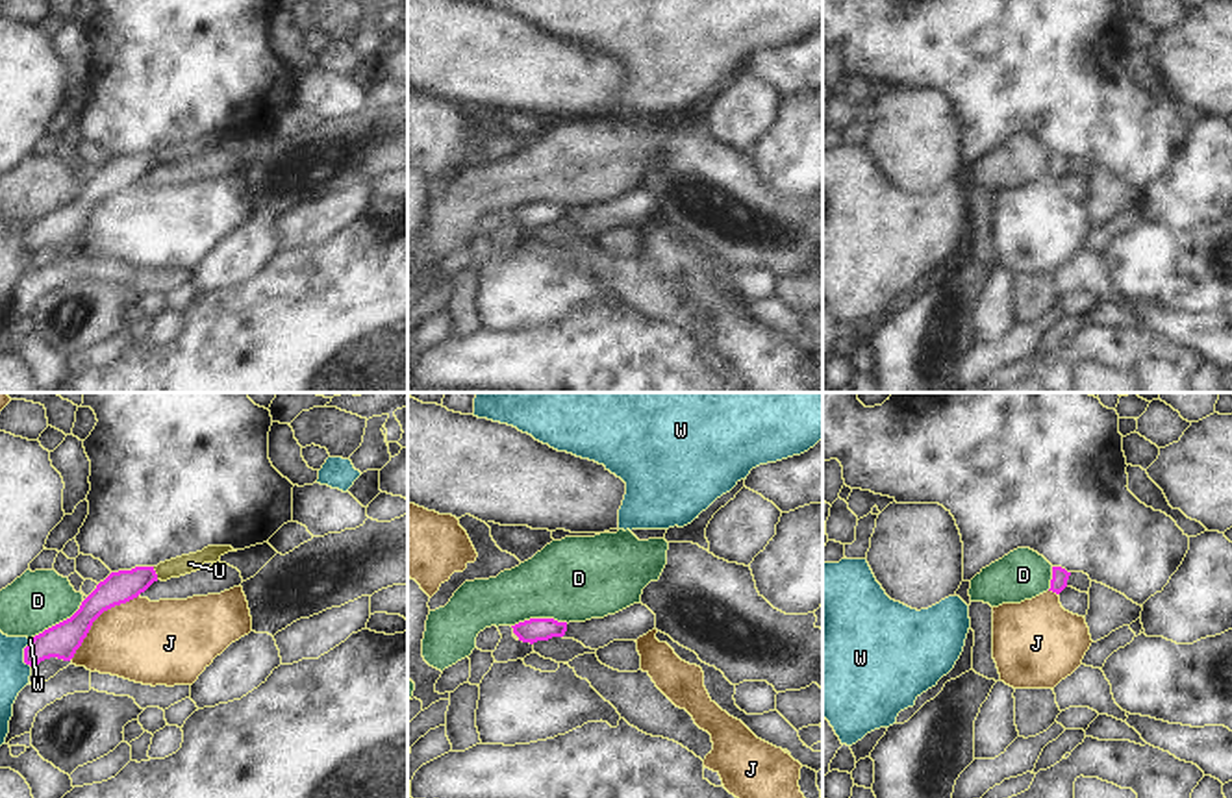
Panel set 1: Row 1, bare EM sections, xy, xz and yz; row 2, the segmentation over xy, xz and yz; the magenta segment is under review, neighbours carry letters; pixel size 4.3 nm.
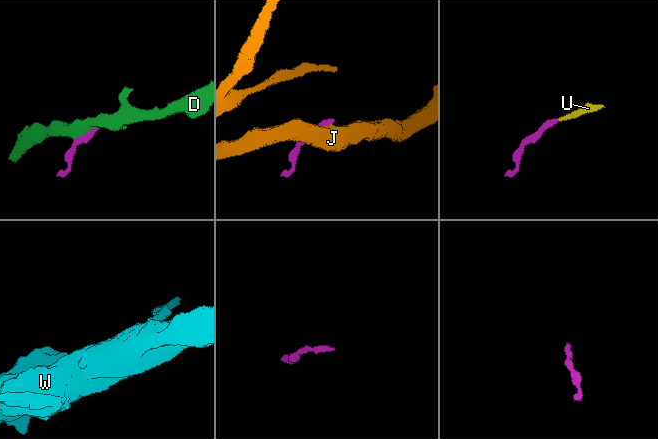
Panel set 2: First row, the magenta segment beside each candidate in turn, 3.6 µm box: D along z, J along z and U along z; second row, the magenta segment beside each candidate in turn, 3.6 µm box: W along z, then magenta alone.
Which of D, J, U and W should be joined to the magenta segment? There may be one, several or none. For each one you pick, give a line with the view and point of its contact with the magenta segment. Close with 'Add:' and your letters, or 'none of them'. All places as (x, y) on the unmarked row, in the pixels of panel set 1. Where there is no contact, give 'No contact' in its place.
U: Touches magenta at xy (154, 158)
Add: U

